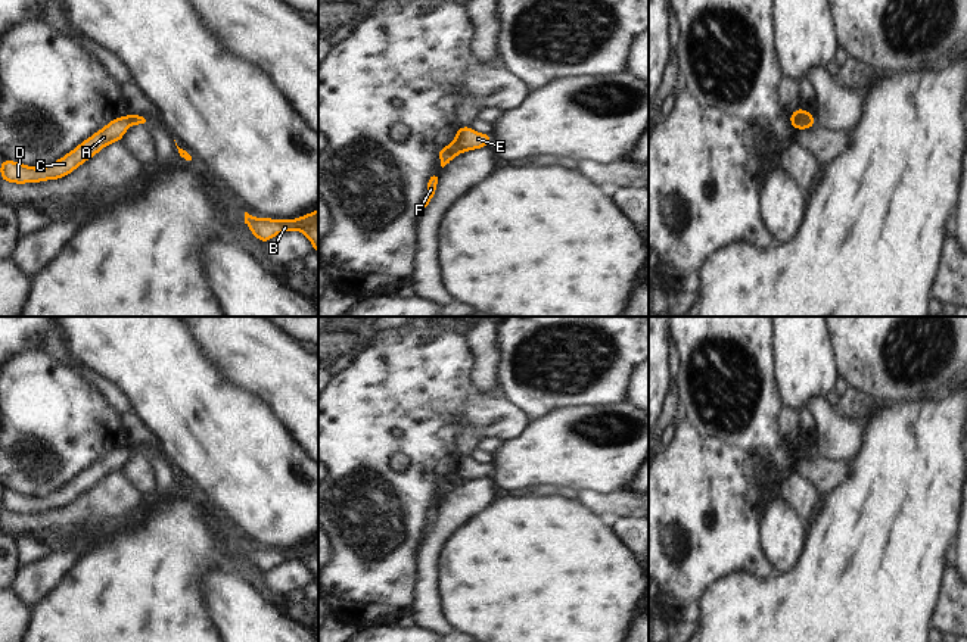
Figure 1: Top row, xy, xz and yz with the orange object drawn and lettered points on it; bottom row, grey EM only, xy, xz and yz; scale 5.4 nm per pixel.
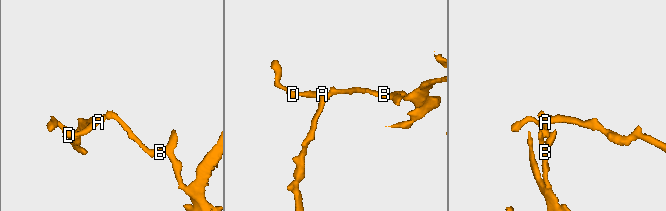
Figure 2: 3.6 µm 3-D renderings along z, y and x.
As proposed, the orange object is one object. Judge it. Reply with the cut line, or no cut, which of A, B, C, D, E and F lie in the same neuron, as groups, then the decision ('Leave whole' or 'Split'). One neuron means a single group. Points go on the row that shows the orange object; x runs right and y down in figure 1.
Split along xz (454, 142), (463, 150). Groups: A C D F / B E. Split

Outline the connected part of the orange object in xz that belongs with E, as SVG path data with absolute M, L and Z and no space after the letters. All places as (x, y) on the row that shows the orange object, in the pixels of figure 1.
M470 125L457 127L457 134L454 137L454 143L463 152L486 147L488 144L492 144L492 141L494 141L492 134L476 133L475 130L470 128Z

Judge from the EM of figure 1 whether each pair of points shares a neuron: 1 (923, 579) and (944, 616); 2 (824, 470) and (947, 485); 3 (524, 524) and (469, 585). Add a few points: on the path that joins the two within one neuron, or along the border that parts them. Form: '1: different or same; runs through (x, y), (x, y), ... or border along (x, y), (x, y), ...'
1: different; border along (945, 570), (941, 579), (941, 595), (932, 626)
2: different; border along (848, 463), (845, 476), (823, 496)
3: same; runs through (515, 539), (484, 570)

